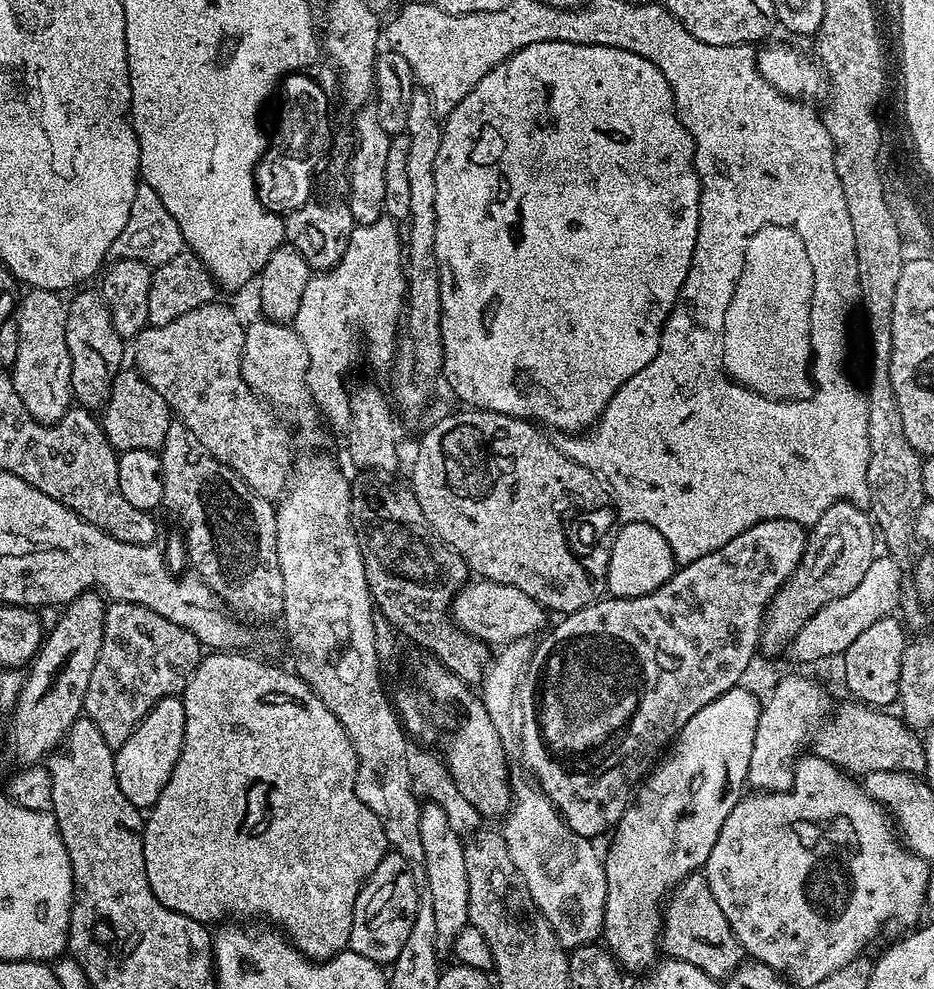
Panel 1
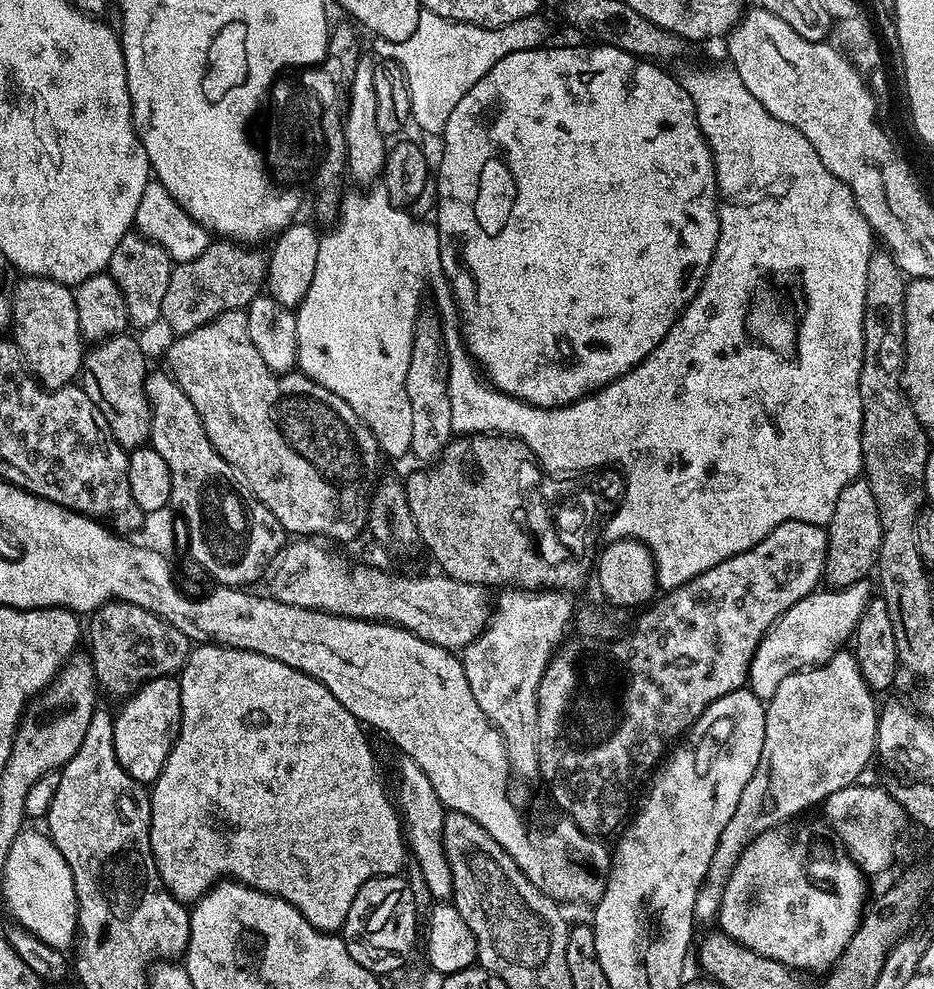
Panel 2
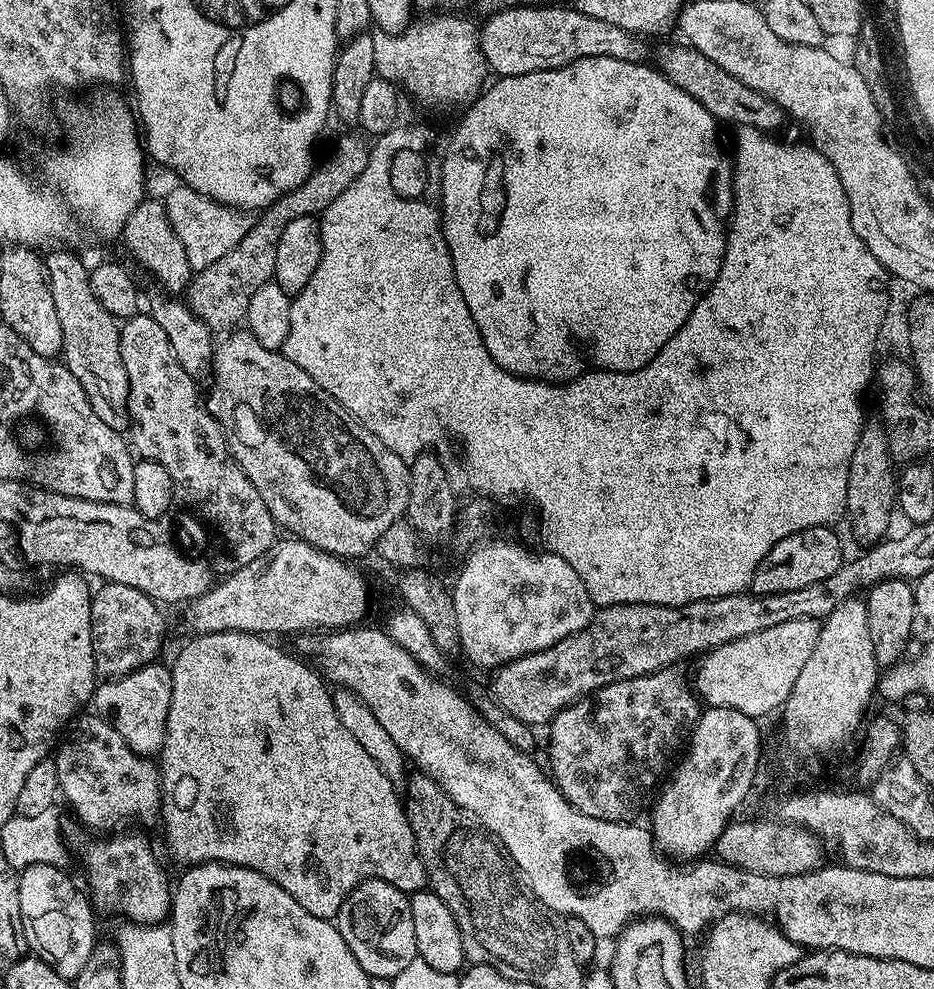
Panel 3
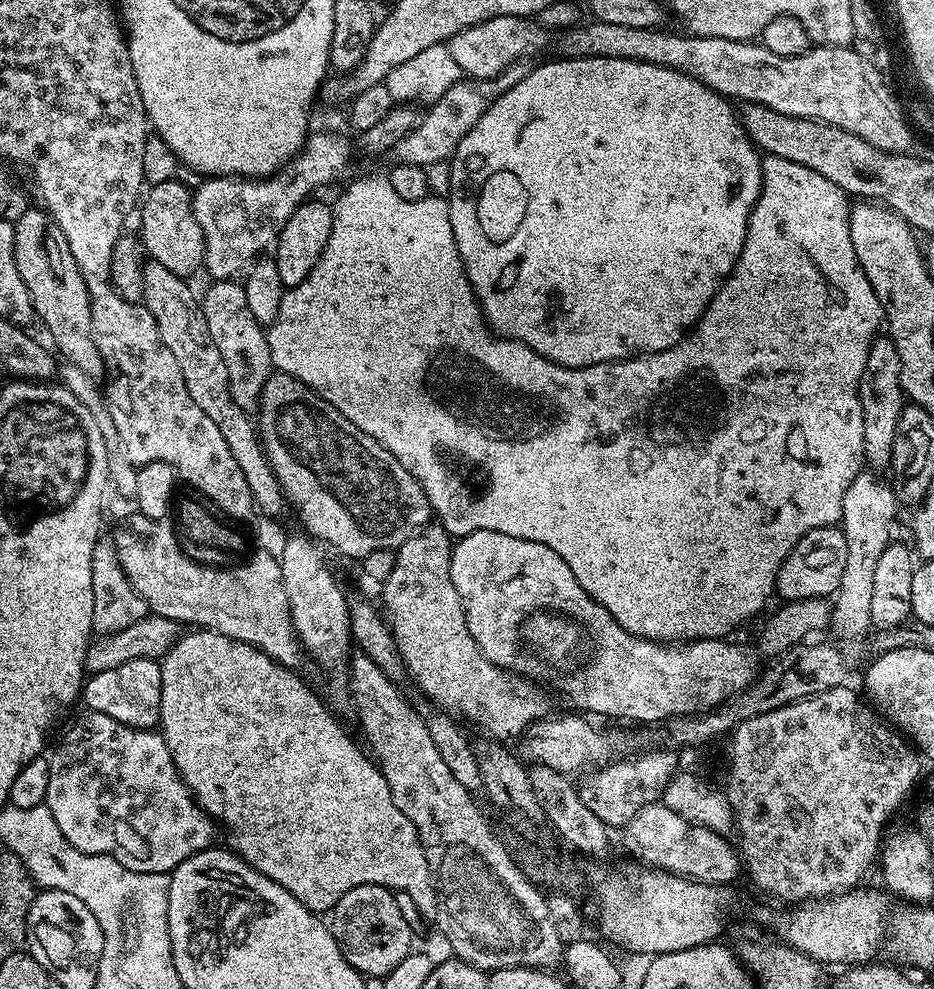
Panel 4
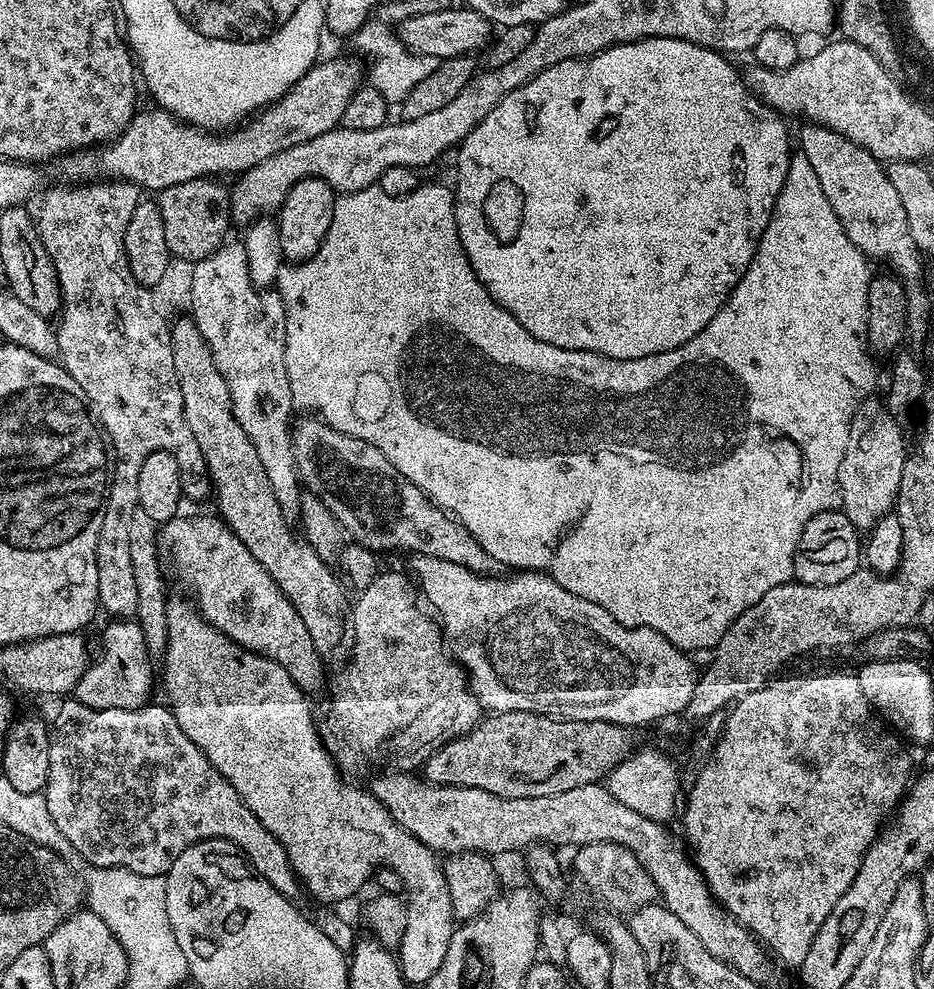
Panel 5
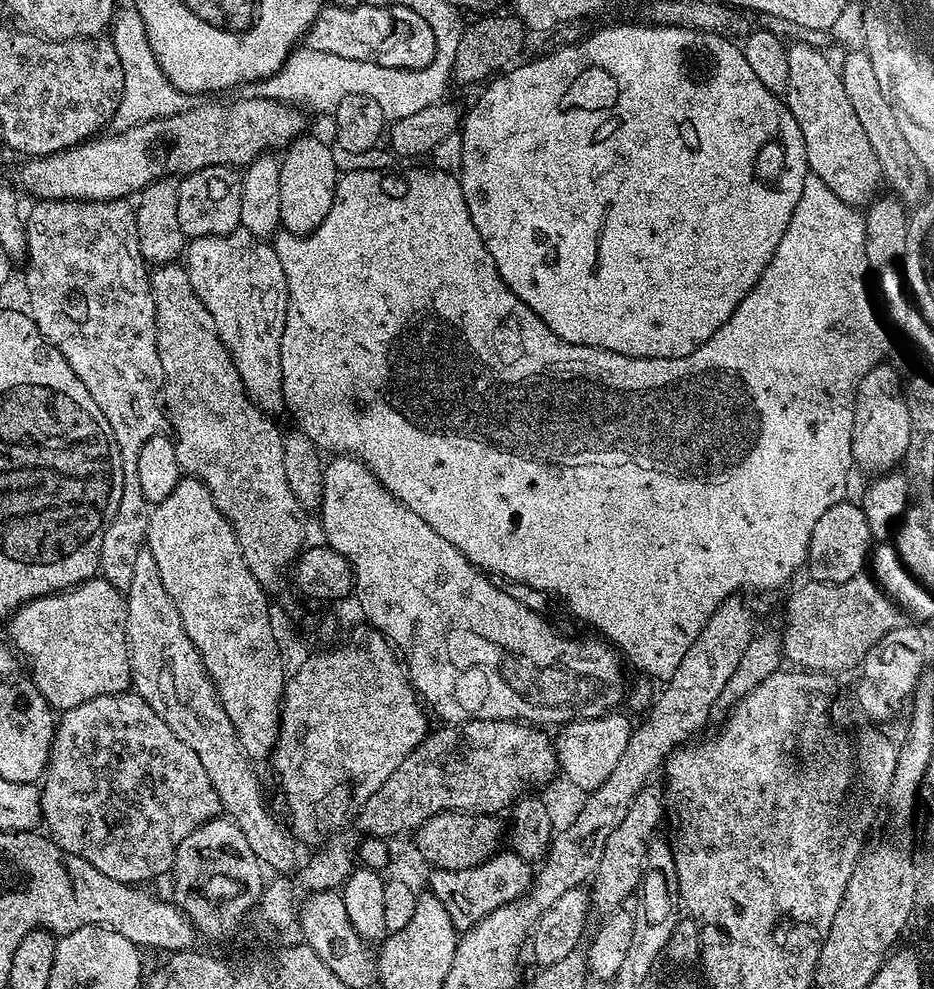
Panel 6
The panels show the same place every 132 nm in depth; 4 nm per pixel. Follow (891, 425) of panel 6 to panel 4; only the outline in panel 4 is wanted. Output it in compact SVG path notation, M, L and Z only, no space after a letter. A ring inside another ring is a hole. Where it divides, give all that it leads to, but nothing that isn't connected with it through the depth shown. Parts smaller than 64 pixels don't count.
M862 470L846 486L846 494L842 498L840 518L846 538L846 567L842 569L842 582L838 582L838 590L830 604L830 631L841 636L836 637L841 641L869 635L872 628L870 598L874 587L874 569L878 563L878 554L882 554L882 550L886 550L886 546L894 540L892 519L896 516L898 501L892 493L891 483L887 479L879 480L876 476L879 475L875 471Z

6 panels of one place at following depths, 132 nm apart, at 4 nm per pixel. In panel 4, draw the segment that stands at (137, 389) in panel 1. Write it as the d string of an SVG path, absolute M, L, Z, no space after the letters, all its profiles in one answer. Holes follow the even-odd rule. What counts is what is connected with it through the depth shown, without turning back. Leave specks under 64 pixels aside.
M39 207L28 208L20 217L15 217L14 223L14 262L18 262L18 274L22 282L26 282L26 290L30 290L32 305L36 311L39 323L44 323L46 331L52 335L56 343L55 351L65 356L67 363L89 377L100 378L105 375L102 354L92 333L92 296L88 293L86 282L78 270L78 262L74 254L70 254L70 246L66 242L66 234L52 221L51 216Z

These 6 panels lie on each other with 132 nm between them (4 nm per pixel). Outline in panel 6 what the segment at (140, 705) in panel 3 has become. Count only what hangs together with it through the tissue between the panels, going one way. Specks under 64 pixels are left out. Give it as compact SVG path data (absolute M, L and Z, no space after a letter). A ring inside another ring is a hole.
M103 578L83 580L75 588L40 596L16 609L6 624L7 639L22 656L26 656L32 670L31 683L35 684L42 698L46 698L53 710L63 714L74 706L82 706L82 702L90 702L90 698L129 691L132 676L131 658L128 656L127 614L125 593L121 589L110 586L110 582Z

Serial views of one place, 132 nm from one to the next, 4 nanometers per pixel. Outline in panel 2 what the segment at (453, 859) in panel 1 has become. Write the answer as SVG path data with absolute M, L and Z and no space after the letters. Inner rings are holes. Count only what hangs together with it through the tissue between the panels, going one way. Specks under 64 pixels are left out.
M406 755L399 757L396 764L396 792L395 801L402 813L402 822L406 827L406 840L410 845L413 859L420 863L419 875L424 877L426 886L437 901L444 902L452 894L452 871L450 862L446 858L446 850L442 842L442 826L446 809L444 803L434 794L434 786L430 786L430 778L426 778L422 766L414 762L414 758Z

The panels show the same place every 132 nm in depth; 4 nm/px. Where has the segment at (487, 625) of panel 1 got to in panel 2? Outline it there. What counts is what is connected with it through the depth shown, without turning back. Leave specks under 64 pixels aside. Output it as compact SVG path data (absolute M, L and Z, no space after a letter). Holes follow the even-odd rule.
M296 538L285 543L280 553L273 558L271 565L263 574L263 591L273 600L308 608L312 612L329 612L331 616L348 616L352 620L370 620L396 624L413 632L431 644L437 644L449 650L463 650L467 644L474 642L478 634L488 625L490 615L489 589L483 584L458 582L443 574L436 576L395 576L392 572L383 572L380 568L367 568L356 564L351 568L340 556L327 552L323 543L312 538Z

